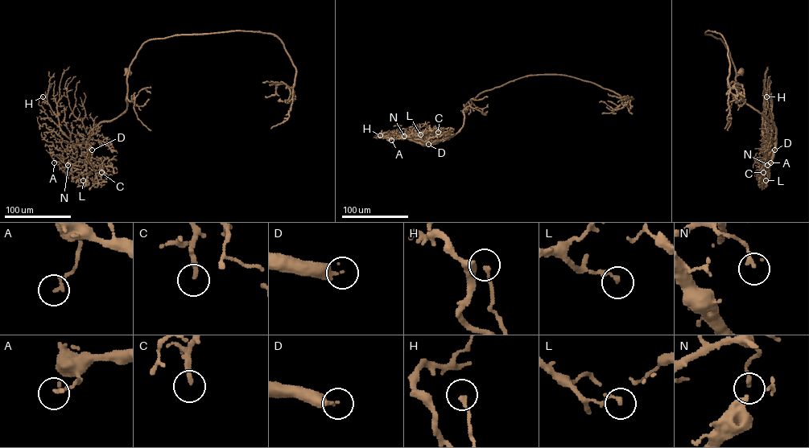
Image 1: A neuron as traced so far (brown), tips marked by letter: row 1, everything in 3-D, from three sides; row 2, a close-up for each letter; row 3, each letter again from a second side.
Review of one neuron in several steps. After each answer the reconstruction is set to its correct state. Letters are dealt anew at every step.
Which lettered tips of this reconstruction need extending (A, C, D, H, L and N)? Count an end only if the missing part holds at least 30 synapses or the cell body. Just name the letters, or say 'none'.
D

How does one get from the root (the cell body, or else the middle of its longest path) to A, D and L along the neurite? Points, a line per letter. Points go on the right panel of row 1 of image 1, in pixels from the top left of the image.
A: (741, 72), (736, 77), (740, 98), (775, 128), (776, 141), (765, 149), (766, 161), (770, 162)
D: (741, 72), (736, 77), (740, 96), (773, 124), (774, 150)
L: (741, 72), (736, 77), (740, 98), (772, 121), (775, 128), (773, 158), (762, 170), (765, 180)

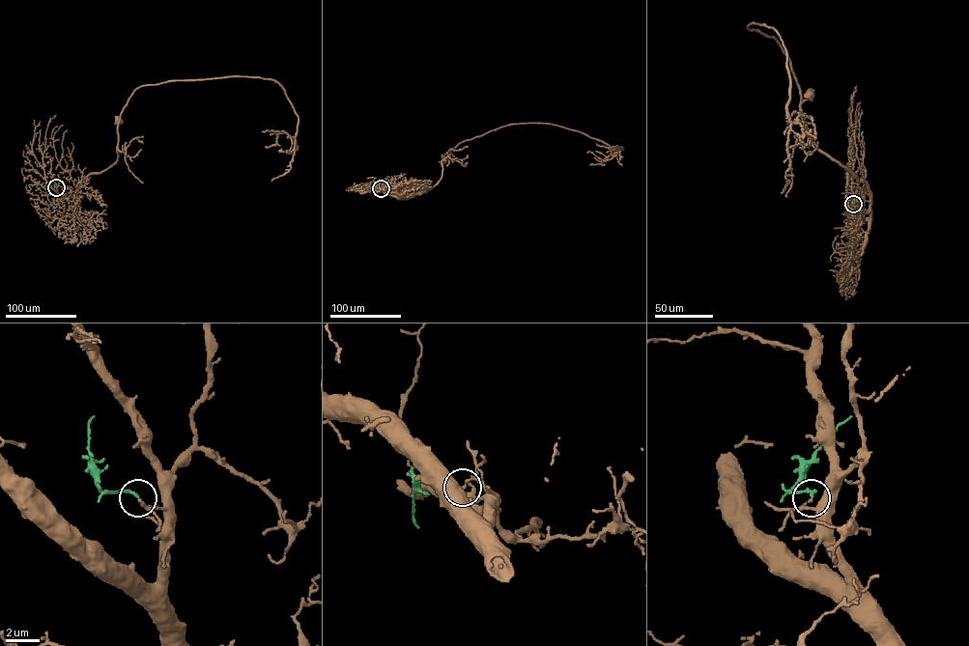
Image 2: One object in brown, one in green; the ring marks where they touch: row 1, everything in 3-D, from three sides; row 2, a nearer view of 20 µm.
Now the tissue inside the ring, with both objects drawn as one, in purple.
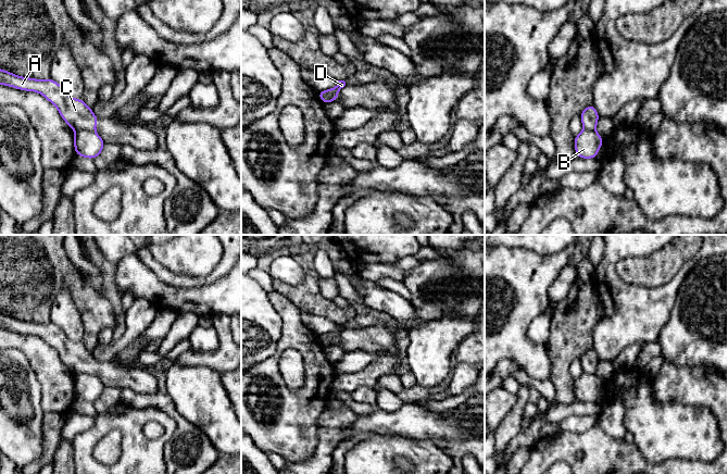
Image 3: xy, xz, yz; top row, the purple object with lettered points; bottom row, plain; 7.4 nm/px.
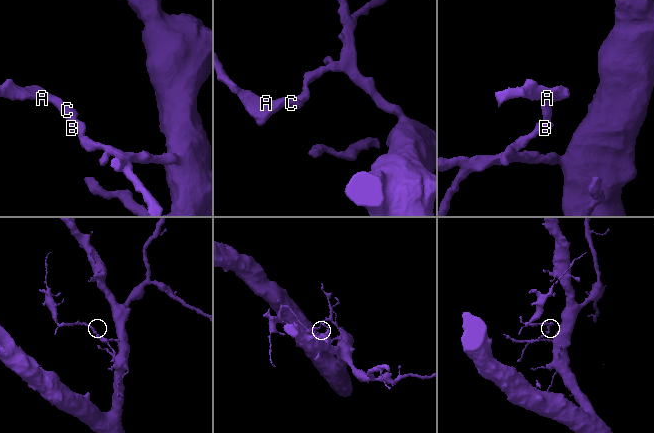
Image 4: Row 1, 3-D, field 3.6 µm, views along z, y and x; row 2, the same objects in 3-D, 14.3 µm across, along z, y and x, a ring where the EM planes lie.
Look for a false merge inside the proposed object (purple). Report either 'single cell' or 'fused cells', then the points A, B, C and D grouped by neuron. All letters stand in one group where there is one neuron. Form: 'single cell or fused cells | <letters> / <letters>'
fused cells | A C / B D

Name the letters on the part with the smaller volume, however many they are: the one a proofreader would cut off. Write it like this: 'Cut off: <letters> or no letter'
Cut off: A, C

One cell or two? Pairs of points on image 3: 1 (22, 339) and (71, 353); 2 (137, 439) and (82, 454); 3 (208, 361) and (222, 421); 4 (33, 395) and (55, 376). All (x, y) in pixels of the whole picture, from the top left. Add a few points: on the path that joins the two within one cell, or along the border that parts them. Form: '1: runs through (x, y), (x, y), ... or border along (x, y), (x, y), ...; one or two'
1: border along (33, 335), (41, 337), (50, 345), (70, 370); two
2: runs through (122, 425), (104, 425), (90, 439); one
3: border along (184, 364), (204, 365), (220, 373); two
4: border along (30, 364), (40, 387), (40, 407), (44, 412); two

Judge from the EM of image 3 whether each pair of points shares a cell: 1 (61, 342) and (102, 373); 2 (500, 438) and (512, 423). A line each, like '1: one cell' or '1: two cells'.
1: one cell
2: one cell

